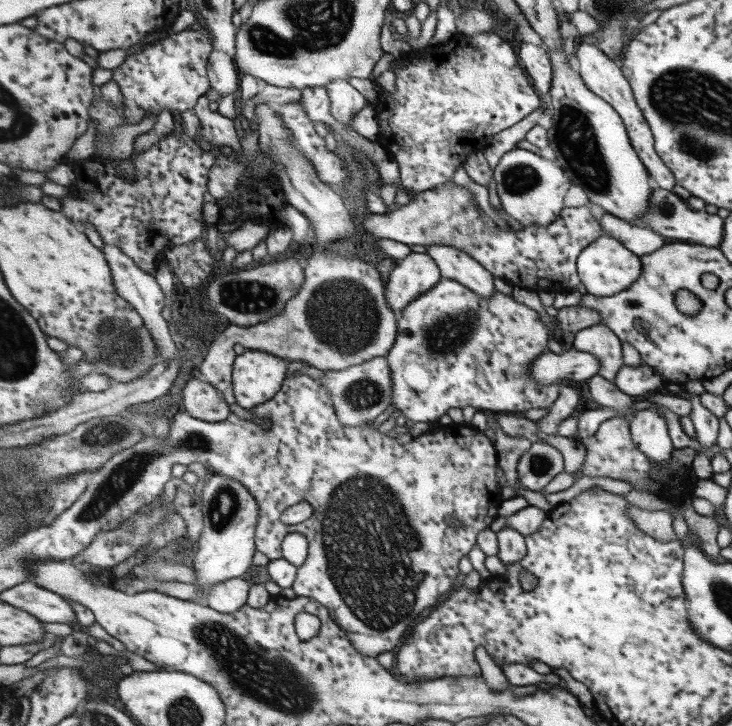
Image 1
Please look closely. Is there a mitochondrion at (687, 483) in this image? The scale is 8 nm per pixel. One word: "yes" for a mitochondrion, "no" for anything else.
no

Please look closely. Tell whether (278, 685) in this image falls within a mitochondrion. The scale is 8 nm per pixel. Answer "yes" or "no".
yes

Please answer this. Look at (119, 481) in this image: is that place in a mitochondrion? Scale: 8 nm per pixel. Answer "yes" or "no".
yes

